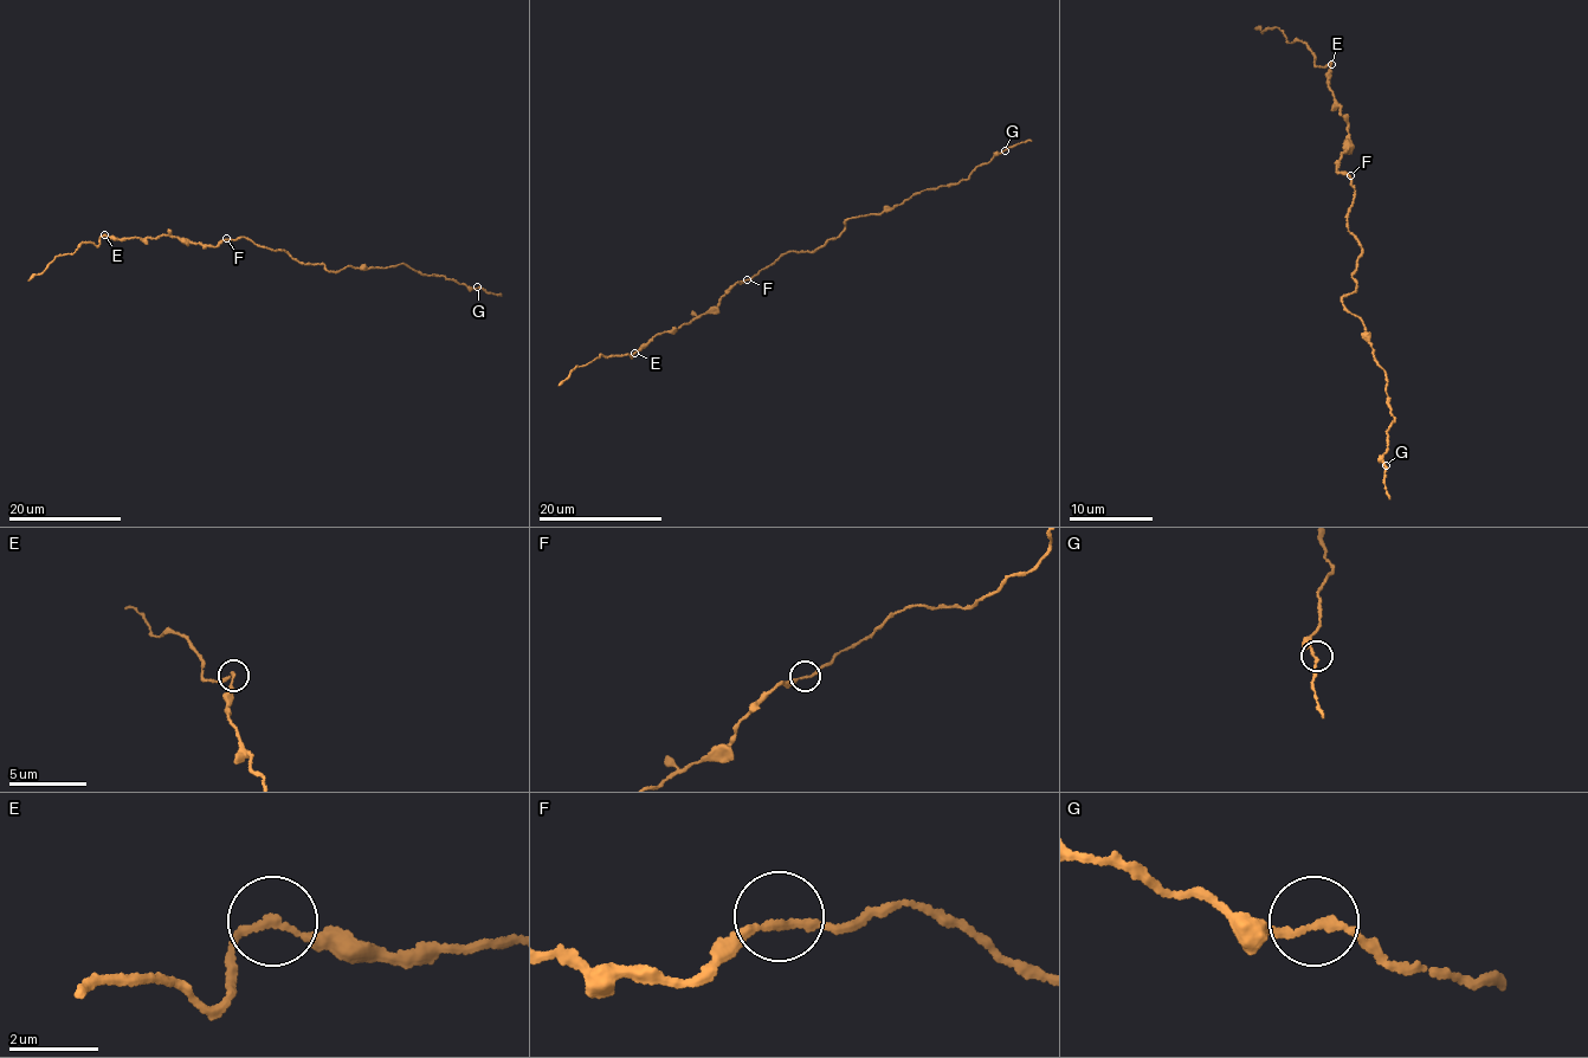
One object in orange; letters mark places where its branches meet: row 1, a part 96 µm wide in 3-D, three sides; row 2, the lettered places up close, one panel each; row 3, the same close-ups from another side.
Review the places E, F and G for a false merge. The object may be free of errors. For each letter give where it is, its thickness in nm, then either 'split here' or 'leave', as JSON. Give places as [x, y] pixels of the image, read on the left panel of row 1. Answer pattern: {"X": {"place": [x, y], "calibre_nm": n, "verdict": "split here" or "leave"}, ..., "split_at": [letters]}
{"E": {"place": [104, 234], "calibre_nm": 150, "verdict": "leave"}, "F": {"place": [226, 238], "calibre_nm": 160, "verdict": "leave"}, "G": {"place": [477, 286], "calibre_nm": 150, "verdict": "leave"}, "split_at": []}

